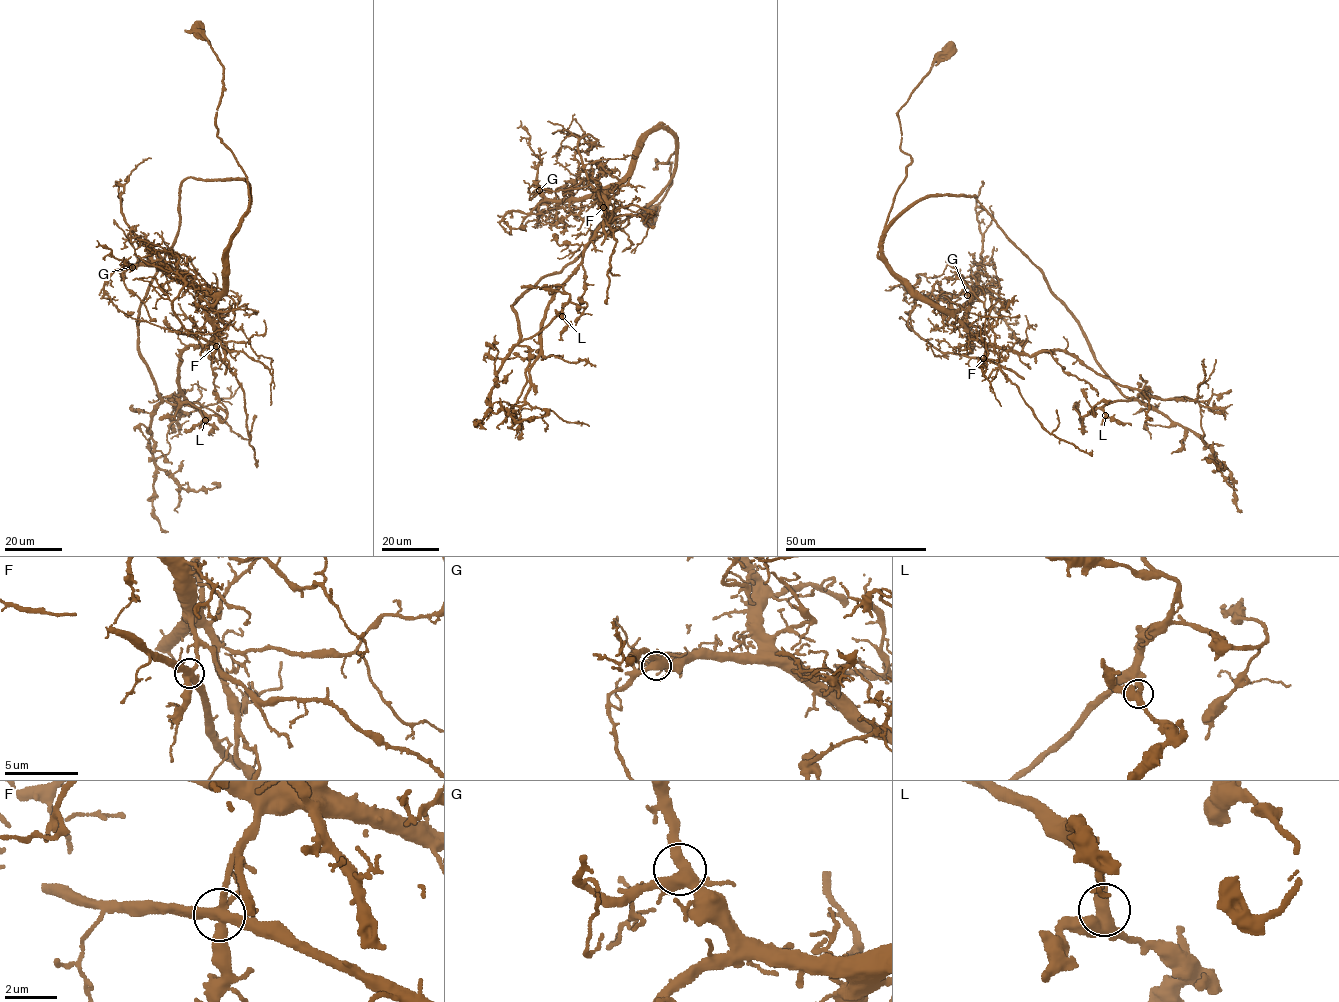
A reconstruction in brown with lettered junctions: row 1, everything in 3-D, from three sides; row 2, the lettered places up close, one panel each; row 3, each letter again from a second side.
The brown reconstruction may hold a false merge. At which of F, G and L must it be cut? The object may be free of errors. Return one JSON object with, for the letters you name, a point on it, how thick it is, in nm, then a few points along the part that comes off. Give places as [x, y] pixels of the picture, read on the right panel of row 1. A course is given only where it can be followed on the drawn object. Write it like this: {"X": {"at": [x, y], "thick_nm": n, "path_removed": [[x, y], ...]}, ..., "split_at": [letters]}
{"F": {"at": [983, 358], "thick_nm": 420, "path_removed": [[983, 358], [944, 353], [907, 325], [917, 274], [932, 277], [946, 265], [956, 268]]}, "split_at": ["F"]}

